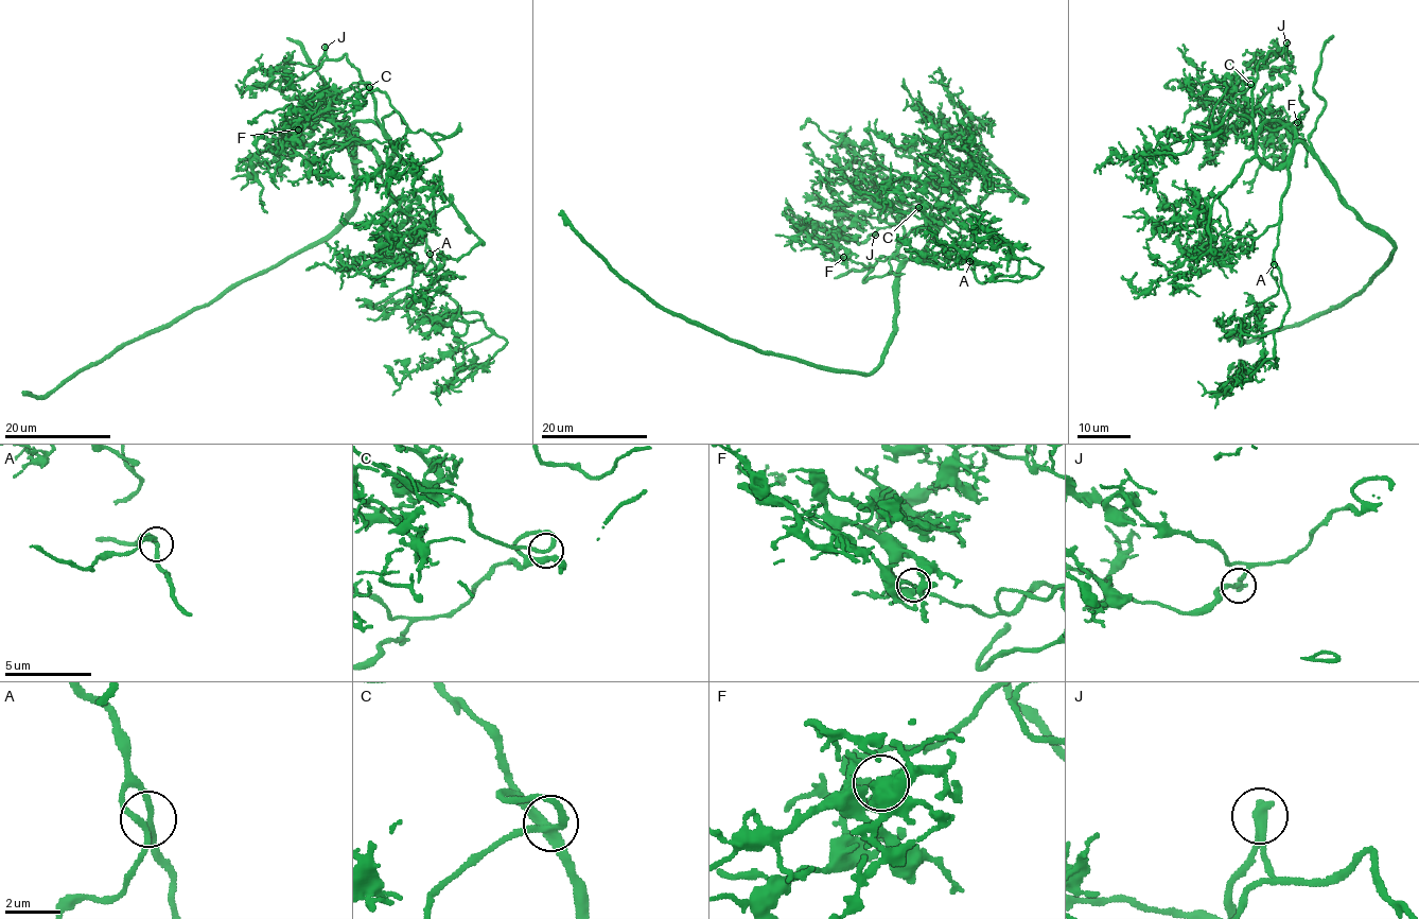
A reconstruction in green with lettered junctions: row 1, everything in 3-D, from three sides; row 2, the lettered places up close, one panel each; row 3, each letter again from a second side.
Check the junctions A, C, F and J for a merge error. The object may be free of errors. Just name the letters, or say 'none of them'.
none of them

